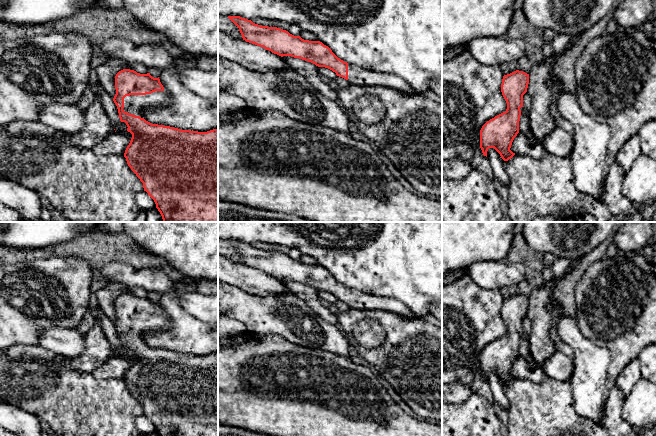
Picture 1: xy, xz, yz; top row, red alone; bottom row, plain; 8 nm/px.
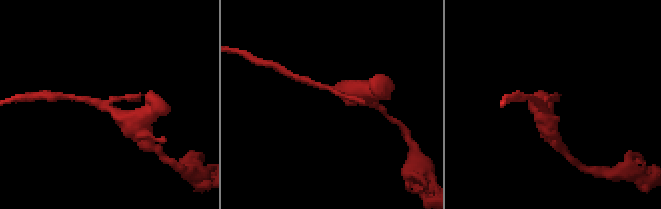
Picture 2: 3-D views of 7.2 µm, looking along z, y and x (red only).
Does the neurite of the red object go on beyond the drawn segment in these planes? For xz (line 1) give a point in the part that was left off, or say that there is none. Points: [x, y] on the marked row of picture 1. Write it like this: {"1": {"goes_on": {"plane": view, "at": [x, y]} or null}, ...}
{"1": {"goes_on": {"plane": "xz", "at": [356, 76]}}}

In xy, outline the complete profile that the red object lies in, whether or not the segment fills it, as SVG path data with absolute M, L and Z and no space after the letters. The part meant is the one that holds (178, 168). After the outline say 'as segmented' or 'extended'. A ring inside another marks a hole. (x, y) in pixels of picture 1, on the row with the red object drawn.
M123 69L115 76L115 89L116 94L113 98L113 101L117 106L120 121L126 123L128 127L127 131L132 134L131 141L125 150L124 157L126 158L128 166L143 183L144 191L146 191L148 195L154 200L156 208L162 216L163 222L218 222L218 128L207 132L198 132L152 124L146 121L142 114L142 110L145 107L165 106L170 102L170 98L164 91L164 87L161 84L159 77L154 78L150 75L150 73L140 74L134 70Z; extended

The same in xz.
M228 16L239 28L243 40L263 47L281 57L291 56L325 67L346 79L355 86L382 86L398 90L405 94L413 94L415 90L404 80L392 74L377 73L361 69L344 62L332 50L320 41L304 40L288 31L261 26L240 16Z; extended

